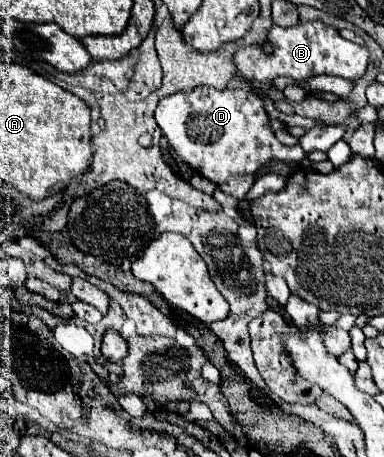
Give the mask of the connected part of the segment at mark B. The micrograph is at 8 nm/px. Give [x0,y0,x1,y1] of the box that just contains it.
[233,21,367,83]

